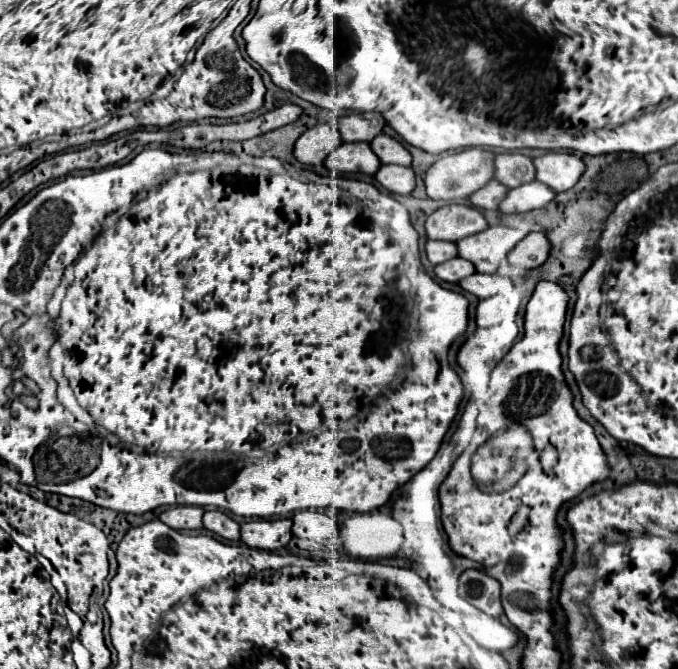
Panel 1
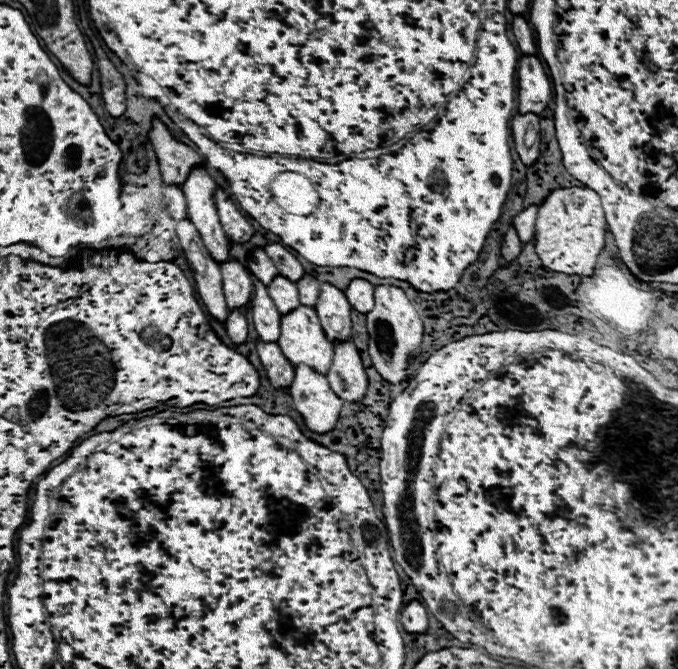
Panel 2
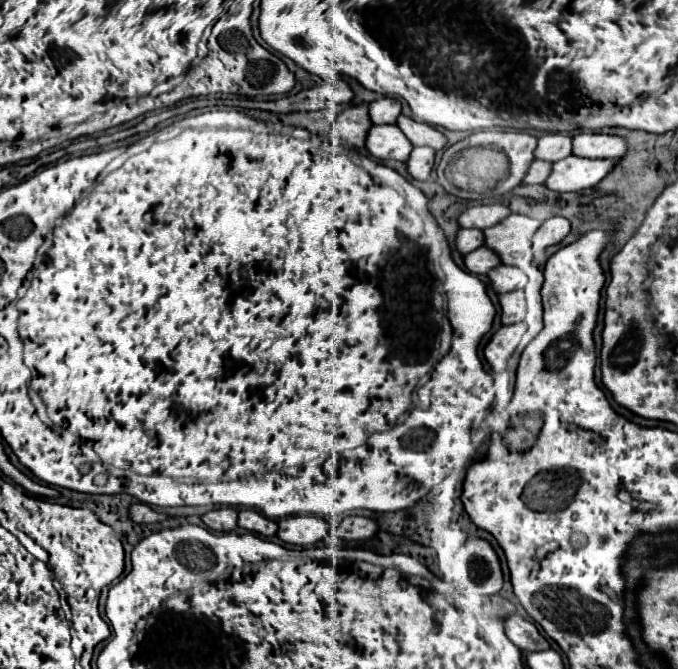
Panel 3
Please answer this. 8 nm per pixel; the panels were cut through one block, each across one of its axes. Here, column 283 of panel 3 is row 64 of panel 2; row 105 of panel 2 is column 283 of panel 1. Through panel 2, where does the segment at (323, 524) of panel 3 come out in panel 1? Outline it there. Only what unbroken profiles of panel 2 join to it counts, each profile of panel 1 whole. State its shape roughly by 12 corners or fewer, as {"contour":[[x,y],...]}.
{"contour":[[292,520],[242,524],[242,542],[280,550],[292,540]]}

